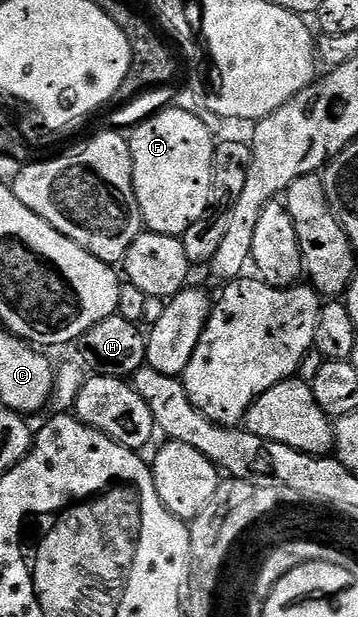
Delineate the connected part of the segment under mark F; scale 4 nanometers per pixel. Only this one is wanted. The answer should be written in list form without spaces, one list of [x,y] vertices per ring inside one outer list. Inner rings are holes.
[[[174,105],[166,111],[145,119],[133,135],[128,136],[131,157],[133,158],[133,188],[139,201],[142,224],[148,230],[164,235],[184,235],[186,229],[195,225],[210,210],[209,203],[213,199],[213,148],[215,139],[207,131],[207,126],[198,117],[184,112]]]

